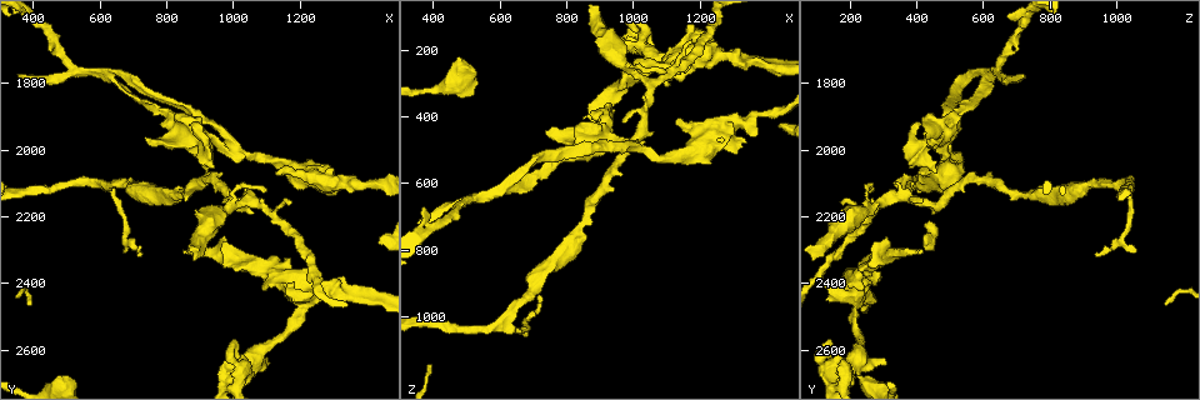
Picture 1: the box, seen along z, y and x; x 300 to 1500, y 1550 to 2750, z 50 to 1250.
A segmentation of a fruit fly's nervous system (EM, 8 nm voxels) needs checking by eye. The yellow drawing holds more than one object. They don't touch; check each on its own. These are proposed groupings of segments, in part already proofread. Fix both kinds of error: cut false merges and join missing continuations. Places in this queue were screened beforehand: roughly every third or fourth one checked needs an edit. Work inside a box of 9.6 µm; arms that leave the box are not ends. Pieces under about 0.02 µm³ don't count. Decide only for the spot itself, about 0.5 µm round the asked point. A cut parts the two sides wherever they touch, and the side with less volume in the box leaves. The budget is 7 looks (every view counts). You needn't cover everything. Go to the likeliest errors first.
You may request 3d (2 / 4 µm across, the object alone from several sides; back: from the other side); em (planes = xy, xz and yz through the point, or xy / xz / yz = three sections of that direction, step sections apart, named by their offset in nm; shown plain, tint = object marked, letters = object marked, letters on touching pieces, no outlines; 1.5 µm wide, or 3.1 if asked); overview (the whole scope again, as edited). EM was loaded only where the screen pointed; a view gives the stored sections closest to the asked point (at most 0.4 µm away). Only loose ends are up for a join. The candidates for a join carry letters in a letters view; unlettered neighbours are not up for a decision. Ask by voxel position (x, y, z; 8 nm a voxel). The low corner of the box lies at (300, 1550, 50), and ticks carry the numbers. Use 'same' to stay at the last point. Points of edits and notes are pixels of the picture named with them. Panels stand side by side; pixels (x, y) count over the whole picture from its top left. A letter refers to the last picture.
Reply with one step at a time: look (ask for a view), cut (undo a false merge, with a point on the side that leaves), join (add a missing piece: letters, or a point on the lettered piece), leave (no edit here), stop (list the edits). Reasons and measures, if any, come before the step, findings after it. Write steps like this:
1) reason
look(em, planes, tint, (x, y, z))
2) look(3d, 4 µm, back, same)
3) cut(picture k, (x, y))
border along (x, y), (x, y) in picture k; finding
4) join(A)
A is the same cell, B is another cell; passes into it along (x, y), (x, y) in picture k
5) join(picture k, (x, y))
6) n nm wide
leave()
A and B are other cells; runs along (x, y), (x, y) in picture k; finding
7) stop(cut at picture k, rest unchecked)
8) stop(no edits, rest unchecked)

look(3d, 4 µm, (1140, 2390, 290))

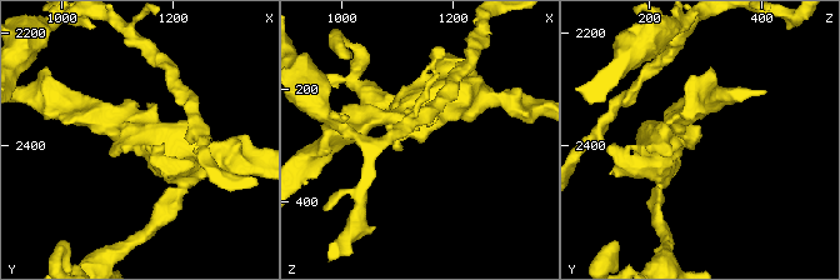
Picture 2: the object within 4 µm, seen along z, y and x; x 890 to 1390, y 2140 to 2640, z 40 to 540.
look(em, yz, step 4, letters, (1140, 2390, 285))

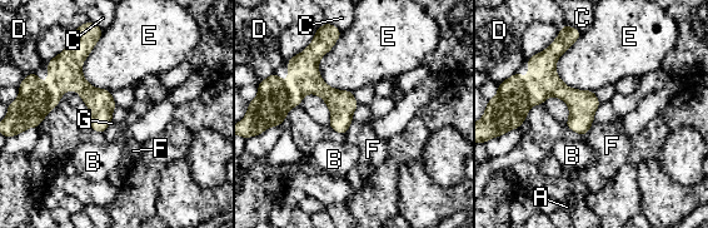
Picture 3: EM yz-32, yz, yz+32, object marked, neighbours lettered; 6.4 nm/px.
look(em, planes, letters, same)

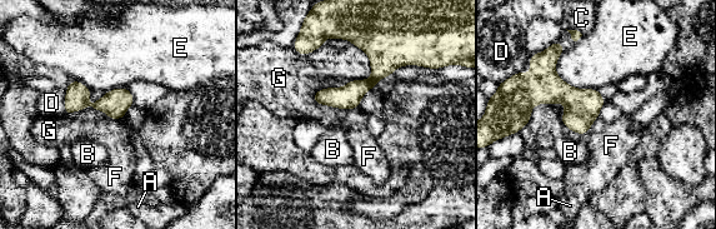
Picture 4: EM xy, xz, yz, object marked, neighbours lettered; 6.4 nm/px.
leave()
A, B, C, D, E, F and G are other cells; runs along (409, 61), (316, 98) in picture 4; no lettered piece goes on from it

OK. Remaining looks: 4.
branch stops here
look(em, xy, step 4, letters, (1170, 2150, 180))

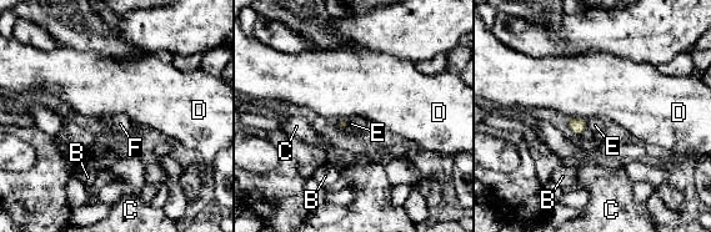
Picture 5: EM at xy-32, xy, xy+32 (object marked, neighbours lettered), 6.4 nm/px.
another direction
look(em, planes, letters, same)

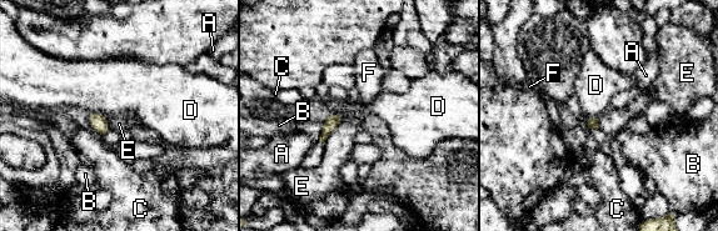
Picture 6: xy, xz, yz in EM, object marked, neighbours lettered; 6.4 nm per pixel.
leave()
A, B, C, D, E and F are other cells; border along (89, 111), (105, 116) in picture 6; no lettered piece goes on from it

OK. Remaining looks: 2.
stop(no edits, rest unchecked)

